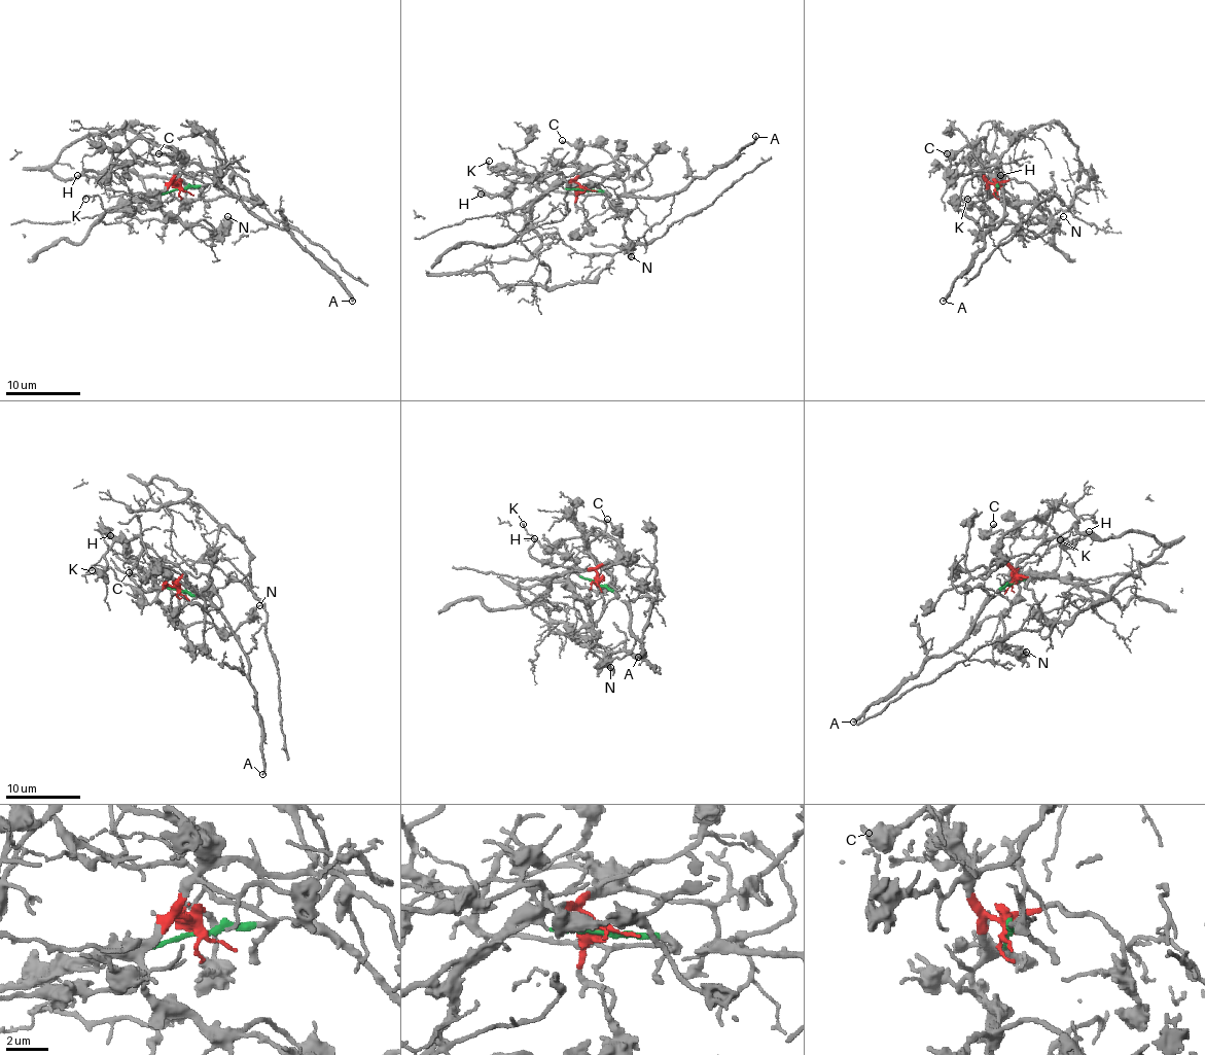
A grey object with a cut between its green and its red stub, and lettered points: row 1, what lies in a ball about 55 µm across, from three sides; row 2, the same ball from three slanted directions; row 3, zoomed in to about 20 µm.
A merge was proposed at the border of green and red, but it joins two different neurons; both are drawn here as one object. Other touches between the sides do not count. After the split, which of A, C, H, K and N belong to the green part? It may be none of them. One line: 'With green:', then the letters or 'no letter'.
With green: A

